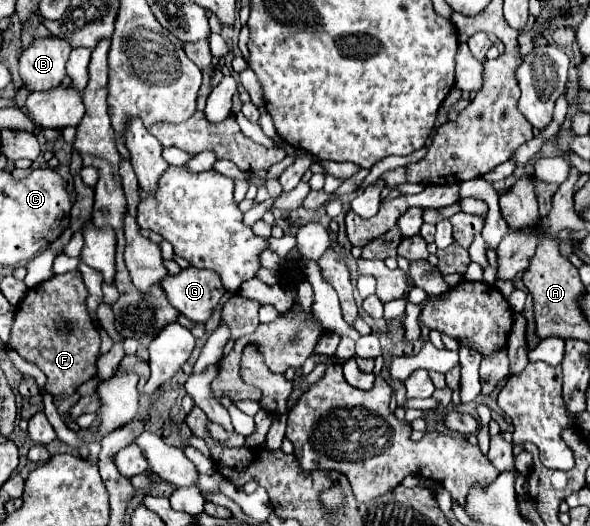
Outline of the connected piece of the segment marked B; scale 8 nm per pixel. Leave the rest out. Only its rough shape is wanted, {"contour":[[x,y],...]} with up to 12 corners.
{"contour":[[58,37],[34,39],[20,55],[30,91],[66,77],[72,47]]}

